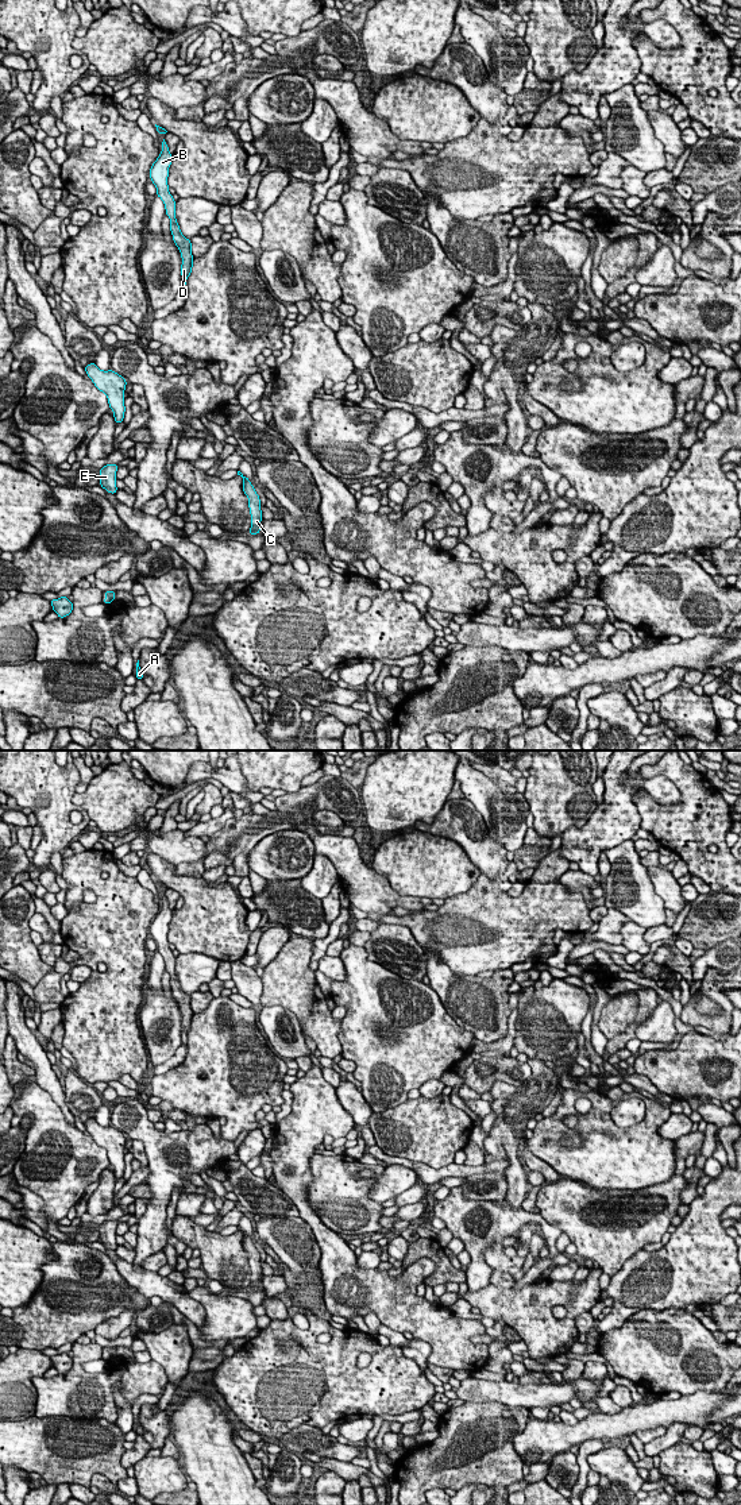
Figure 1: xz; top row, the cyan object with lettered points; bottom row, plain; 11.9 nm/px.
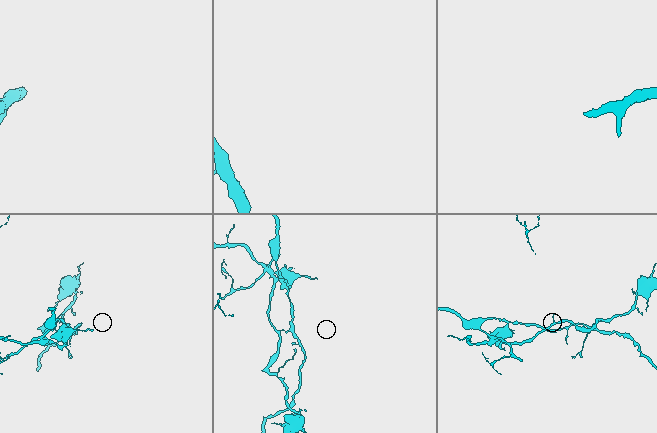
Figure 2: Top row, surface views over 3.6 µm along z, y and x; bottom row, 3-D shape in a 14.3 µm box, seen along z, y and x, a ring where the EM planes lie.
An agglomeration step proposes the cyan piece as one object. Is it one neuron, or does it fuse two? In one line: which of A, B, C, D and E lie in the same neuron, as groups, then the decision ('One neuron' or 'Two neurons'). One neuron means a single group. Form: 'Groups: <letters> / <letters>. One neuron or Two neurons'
Groups: A E / B C D. Two neurons

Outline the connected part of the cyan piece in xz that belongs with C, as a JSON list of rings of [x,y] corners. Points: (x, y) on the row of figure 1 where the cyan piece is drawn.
[[[238,471],[238,475],[243,478],[243,491],[248,498],[248,508],[251,514],[251,528],[248,535],[256,535],[260,532],[260,521],[263,518],[260,510],[260,499],[248,478],[244,476],[240,471]]]

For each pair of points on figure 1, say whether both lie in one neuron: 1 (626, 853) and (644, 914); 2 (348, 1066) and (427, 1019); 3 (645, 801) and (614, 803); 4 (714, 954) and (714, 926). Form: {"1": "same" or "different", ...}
{"1": "same", "2": "different", "3": "different", "4": "different"}

